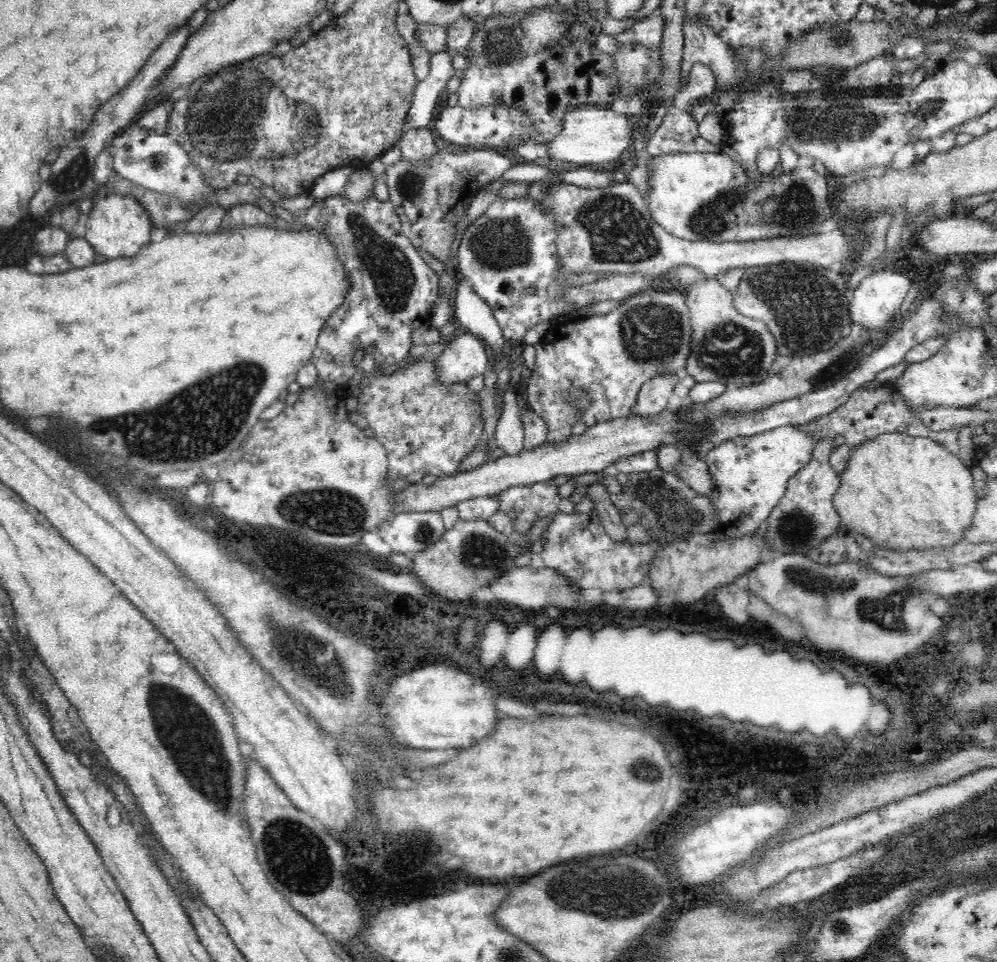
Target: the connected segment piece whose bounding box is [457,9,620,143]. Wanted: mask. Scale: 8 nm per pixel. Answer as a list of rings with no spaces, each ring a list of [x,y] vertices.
[[[538,9],[536,14],[510,14],[508,17],[497,14],[486,19],[476,30],[474,42],[470,42],[468,70],[461,80],[457,92],[458,104],[466,109],[496,106],[510,107],[524,113],[530,119],[530,130],[534,130],[535,139],[552,140],[562,128],[562,116],[568,106],[578,109],[584,106],[605,108],[610,102],[619,97],[619,78],[610,78],[612,56],[596,52],[590,42],[568,42],[564,36],[568,34],[568,26],[562,24],[562,14],[558,10]]]

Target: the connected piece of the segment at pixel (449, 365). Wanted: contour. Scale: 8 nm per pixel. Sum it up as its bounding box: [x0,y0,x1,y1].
[432,332,490,385]

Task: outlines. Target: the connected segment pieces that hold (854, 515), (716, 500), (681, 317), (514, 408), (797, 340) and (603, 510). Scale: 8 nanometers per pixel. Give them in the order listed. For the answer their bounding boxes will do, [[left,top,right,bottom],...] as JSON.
[[834,432,977,550],[702,424,818,541],[526,289,693,441],[495,389,525,456],[730,263,849,358],[586,484,631,543]]

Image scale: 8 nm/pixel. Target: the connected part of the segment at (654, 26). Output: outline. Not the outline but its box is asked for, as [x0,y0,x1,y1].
[613,8,665,48]

